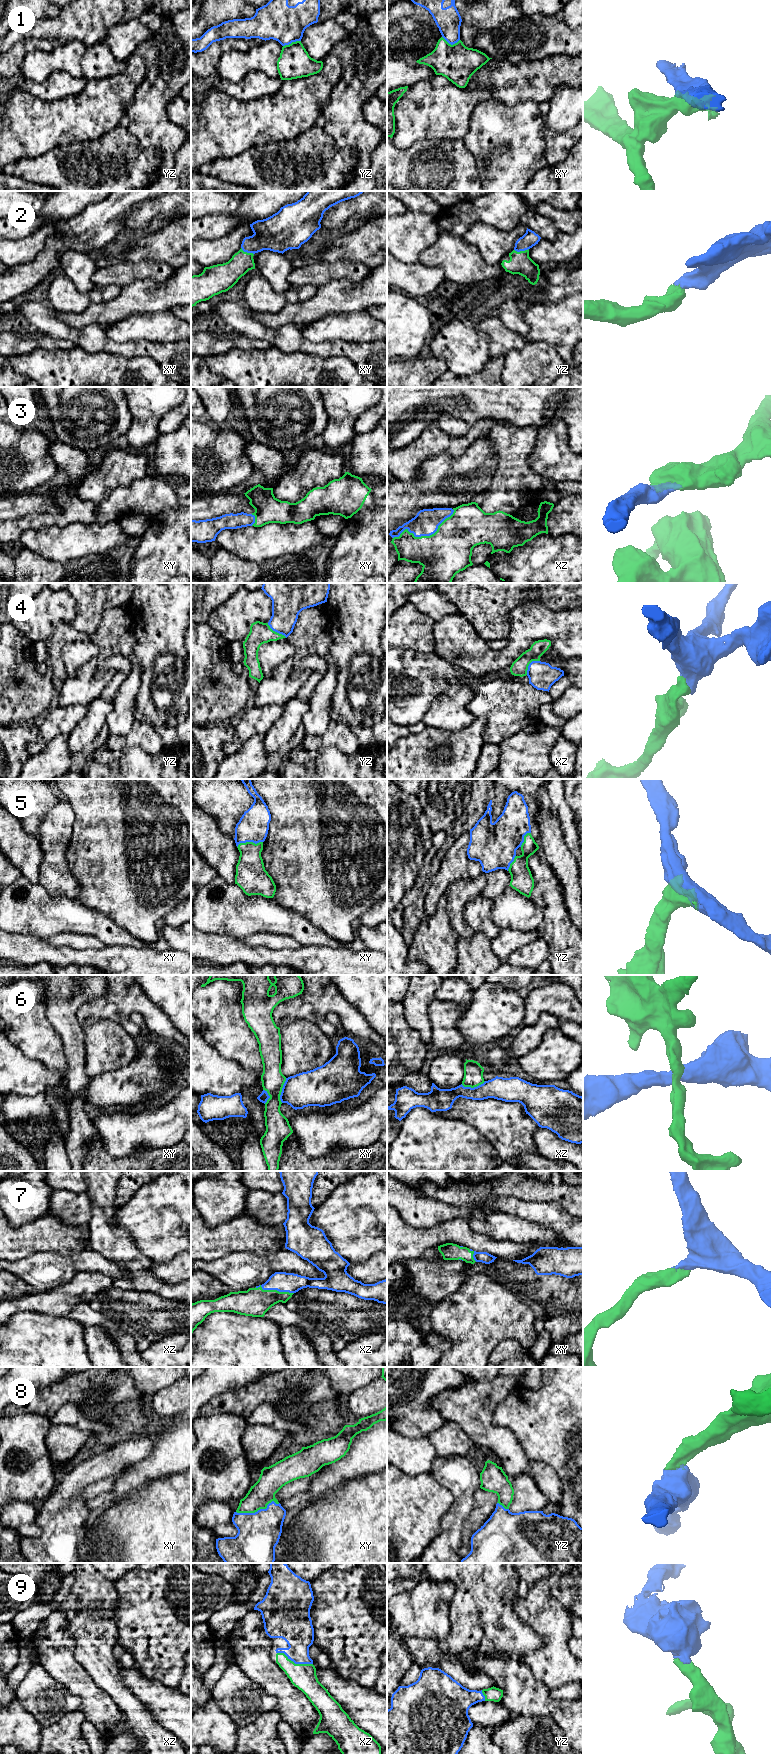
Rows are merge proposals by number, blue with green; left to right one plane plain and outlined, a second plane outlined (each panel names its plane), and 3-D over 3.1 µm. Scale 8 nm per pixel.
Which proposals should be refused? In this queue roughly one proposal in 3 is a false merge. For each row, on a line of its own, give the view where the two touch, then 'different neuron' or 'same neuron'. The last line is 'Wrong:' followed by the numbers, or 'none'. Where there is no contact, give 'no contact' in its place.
1: yz | different neuron
2: yz | same neuron
3: xz | same neuron
4: xz | different neuron
5: xy | same neuron
6: xy | different neuron
7: xz | same neuron
8: xy | same neuron
9: xz | same neuron
Wrong: 1, 4, 6

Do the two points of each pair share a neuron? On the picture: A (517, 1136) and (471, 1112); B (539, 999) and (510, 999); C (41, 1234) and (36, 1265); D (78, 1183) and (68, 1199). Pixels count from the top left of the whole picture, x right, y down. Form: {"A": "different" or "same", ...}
{"A": "same", "B": "different", "C": "different", "D": "different"}

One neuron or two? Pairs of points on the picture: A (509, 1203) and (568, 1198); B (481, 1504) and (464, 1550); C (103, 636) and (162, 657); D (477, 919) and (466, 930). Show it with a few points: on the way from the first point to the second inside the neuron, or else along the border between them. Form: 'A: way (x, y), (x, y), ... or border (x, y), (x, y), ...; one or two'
A: border (503, 1196), (514, 1196), (527, 1201), (550, 1201); two
B: way (479, 1515), (470, 1526), (467, 1539); one
C: border (136, 624), (136, 642), (128, 658); two
D: border (470, 902), (465, 908), (464, 917), (474, 931); two

